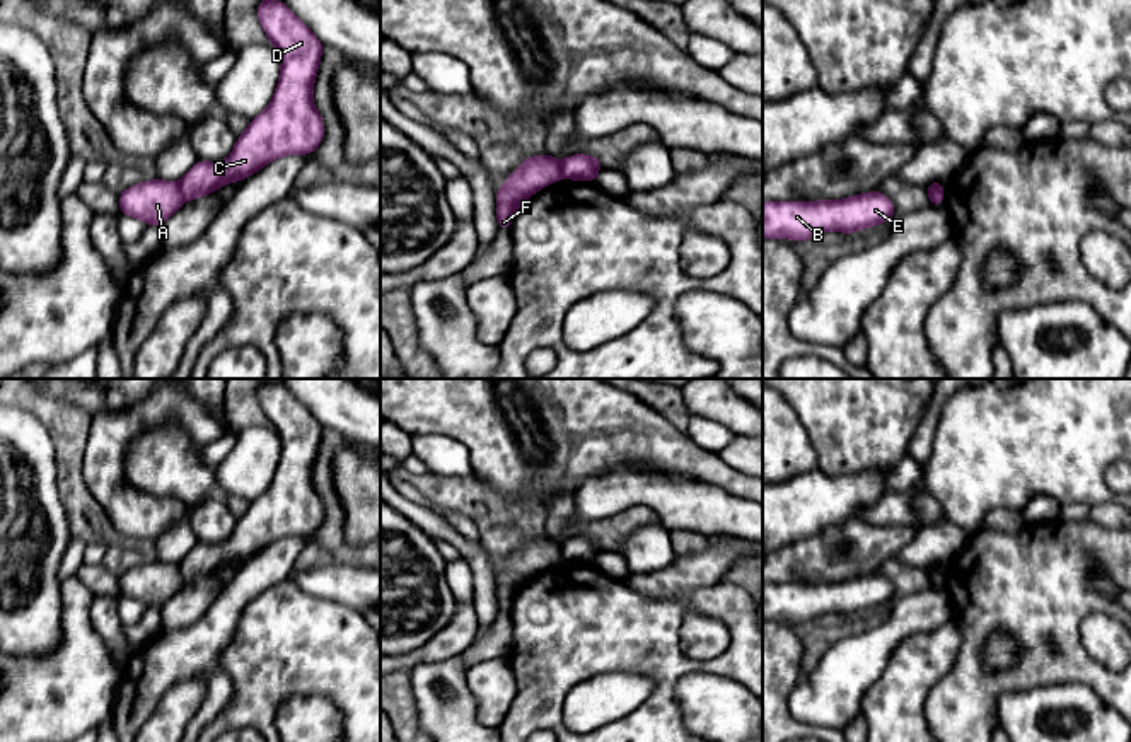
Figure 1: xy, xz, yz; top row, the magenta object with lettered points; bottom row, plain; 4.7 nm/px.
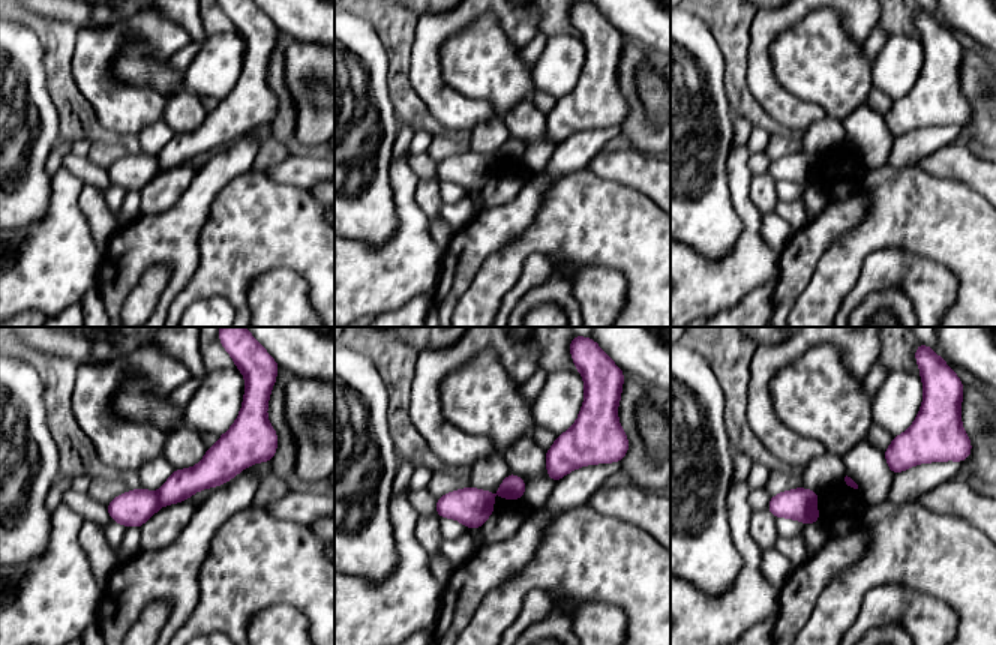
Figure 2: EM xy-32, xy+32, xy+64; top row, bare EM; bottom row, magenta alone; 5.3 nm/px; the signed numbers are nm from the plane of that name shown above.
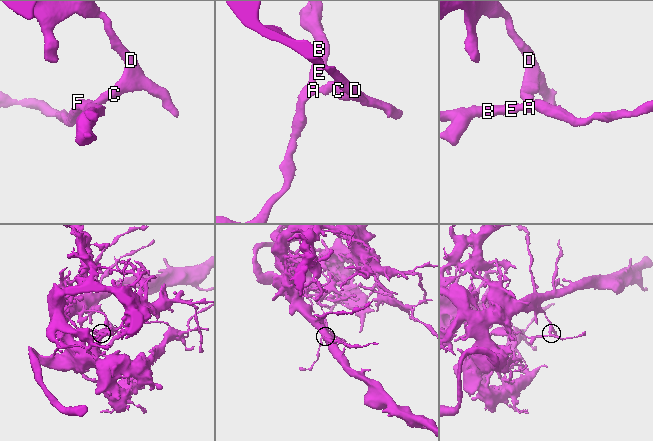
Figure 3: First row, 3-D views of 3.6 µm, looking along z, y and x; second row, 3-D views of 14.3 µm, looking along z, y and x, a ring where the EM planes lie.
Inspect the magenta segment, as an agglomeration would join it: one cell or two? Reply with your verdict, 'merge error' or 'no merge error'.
no merge error

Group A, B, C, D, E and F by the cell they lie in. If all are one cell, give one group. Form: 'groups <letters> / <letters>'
groups A B C D E F

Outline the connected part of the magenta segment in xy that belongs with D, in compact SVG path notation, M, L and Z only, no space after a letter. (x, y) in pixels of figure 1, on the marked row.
M261 0L258 19L281 58L270 106L249 121L225 162L198 160L179 183L152 179L125 189L118 196L123 215L160 227L186 200L242 181L281 155L312 154L322 142L322 118L312 102L322 43L283 2Z

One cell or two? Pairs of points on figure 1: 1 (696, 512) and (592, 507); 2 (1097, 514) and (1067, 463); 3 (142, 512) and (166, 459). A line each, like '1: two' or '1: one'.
1: one
2: two
3: two

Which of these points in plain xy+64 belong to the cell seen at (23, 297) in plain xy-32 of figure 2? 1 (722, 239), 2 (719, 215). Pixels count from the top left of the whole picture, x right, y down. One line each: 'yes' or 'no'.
1: no
2: no

